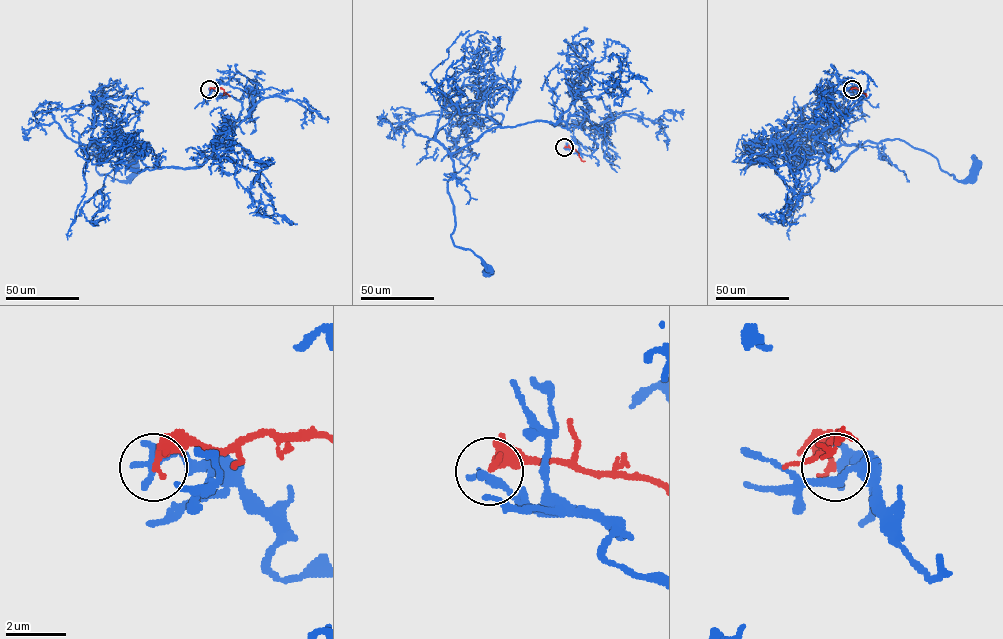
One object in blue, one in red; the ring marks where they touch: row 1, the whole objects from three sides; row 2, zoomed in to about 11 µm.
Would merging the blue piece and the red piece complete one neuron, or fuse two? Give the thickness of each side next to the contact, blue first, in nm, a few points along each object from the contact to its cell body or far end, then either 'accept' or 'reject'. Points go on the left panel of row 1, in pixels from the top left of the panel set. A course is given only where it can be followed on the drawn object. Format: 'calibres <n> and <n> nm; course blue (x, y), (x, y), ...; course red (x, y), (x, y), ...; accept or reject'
calibres 420 and 280 nm; course blue (209, 89), (242, 106), (209, 158), (196, 168), (134, 169), (92, 139), (100, 175), (126, 180), (133, 163); course red (209, 89), (221, 87), (230, 96); reject

